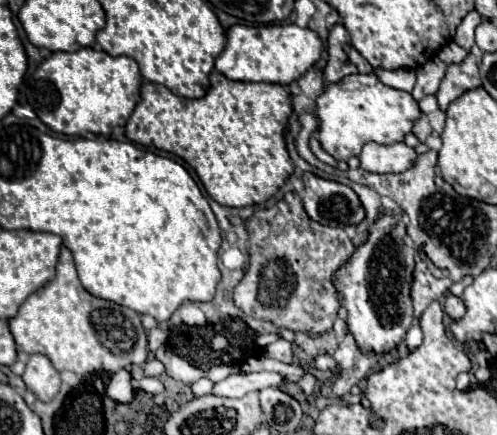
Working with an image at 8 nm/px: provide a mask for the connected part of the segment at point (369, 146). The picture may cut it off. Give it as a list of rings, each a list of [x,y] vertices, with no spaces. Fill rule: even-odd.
[[[366,143],[360,153],[360,167],[370,173],[402,173],[414,165],[418,153],[406,143]]]

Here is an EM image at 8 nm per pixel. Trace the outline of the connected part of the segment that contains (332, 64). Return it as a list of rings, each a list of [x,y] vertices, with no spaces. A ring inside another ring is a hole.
[[[334,25],[328,35],[328,65],[324,69],[324,79],[328,83],[338,83],[352,73],[370,73],[372,67],[362,59],[362,55],[350,43],[350,33],[344,25]]]

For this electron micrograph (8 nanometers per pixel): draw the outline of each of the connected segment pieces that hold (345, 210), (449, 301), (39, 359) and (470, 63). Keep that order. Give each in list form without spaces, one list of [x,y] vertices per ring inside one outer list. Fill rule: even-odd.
[[[304,173],[304,185],[304,209],[316,223],[346,227],[364,221],[366,211],[348,185],[316,177],[314,173]]]
[[[448,295],[448,297],[444,299],[444,311],[446,311],[454,321],[458,321],[458,319],[462,319],[462,315],[466,313],[466,305],[462,303],[460,297]]]
[[[30,355],[22,379],[40,401],[52,401],[60,391],[60,373],[46,355]]]
[[[470,53],[462,63],[448,65],[448,71],[442,79],[442,85],[436,93],[438,105],[442,111],[448,109],[452,101],[456,101],[460,95],[464,95],[470,89],[480,87],[480,75],[478,75],[478,61],[476,55]],[[442,91],[442,95],[440,95]]]

